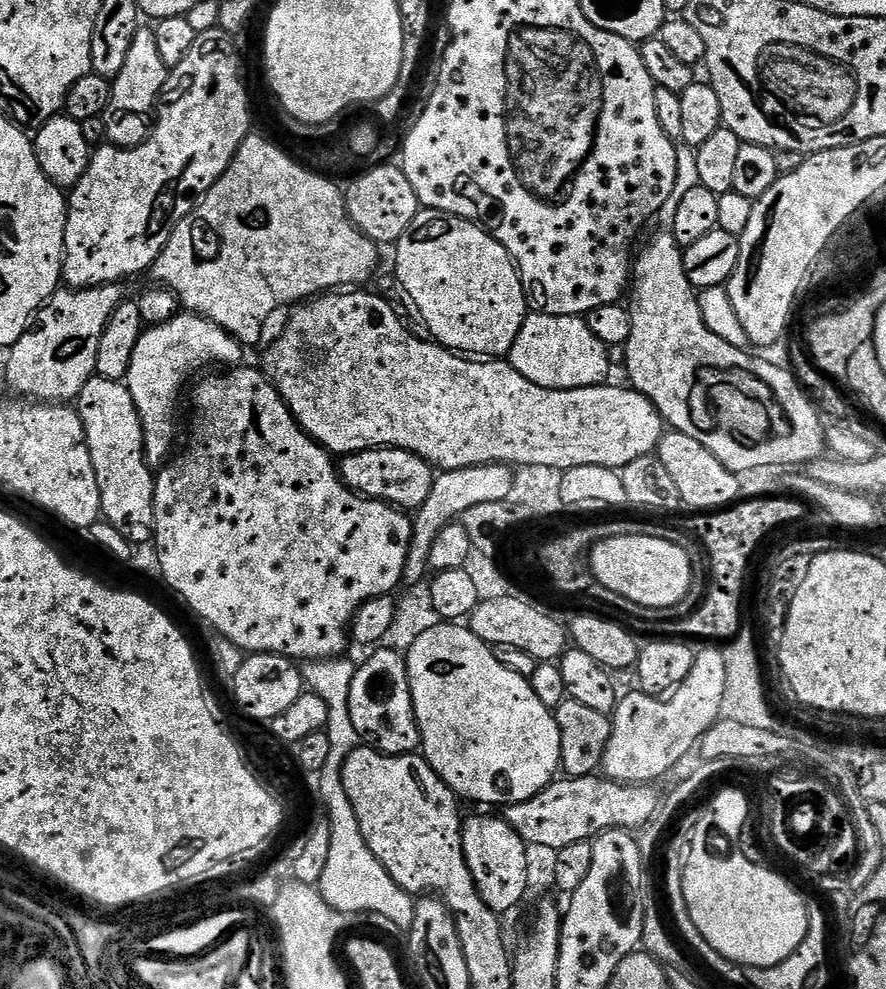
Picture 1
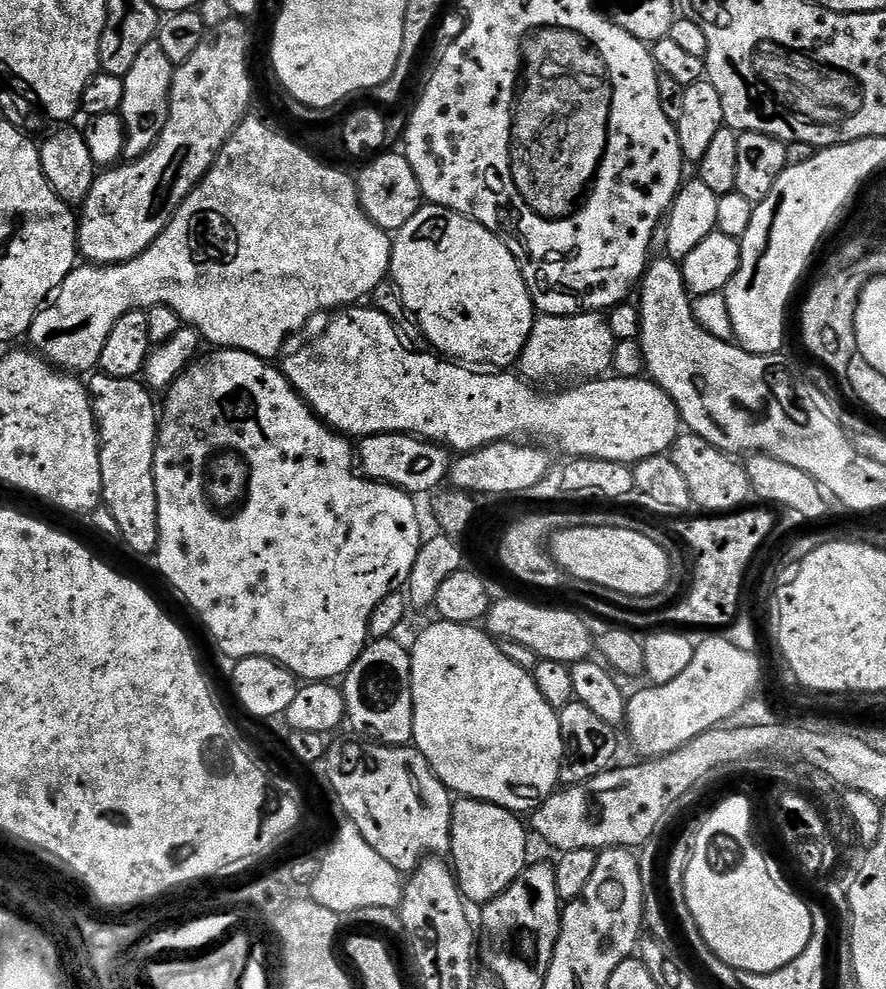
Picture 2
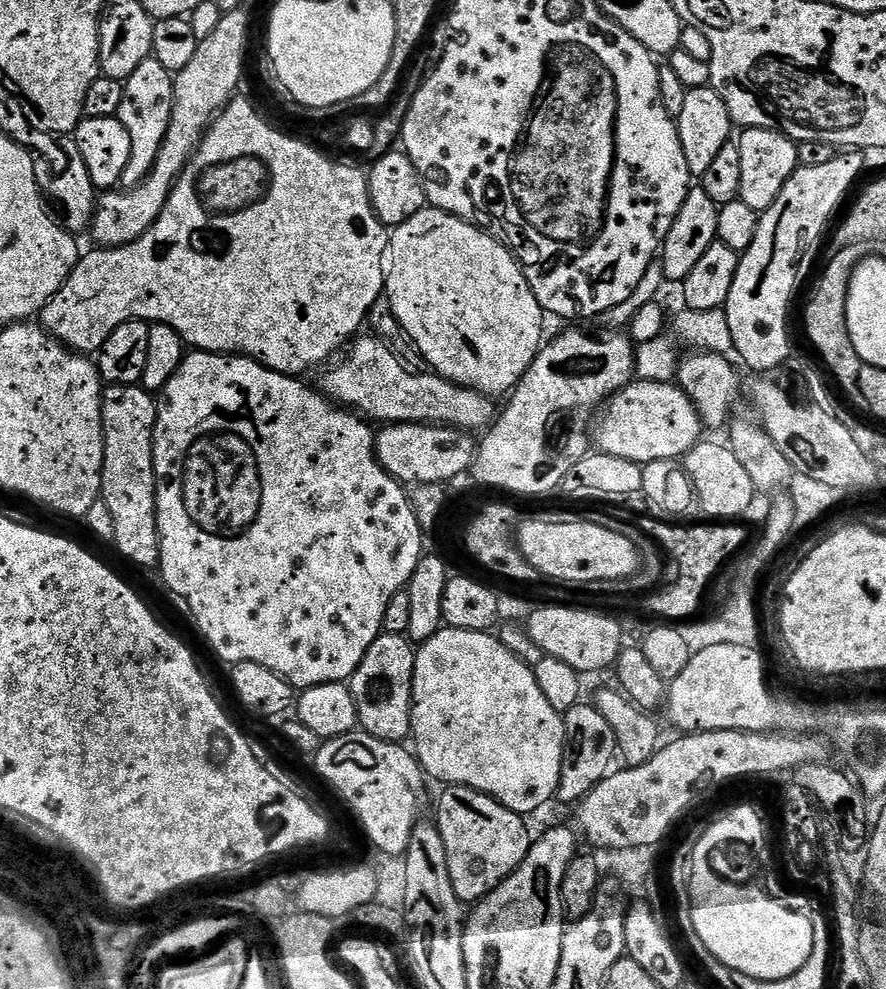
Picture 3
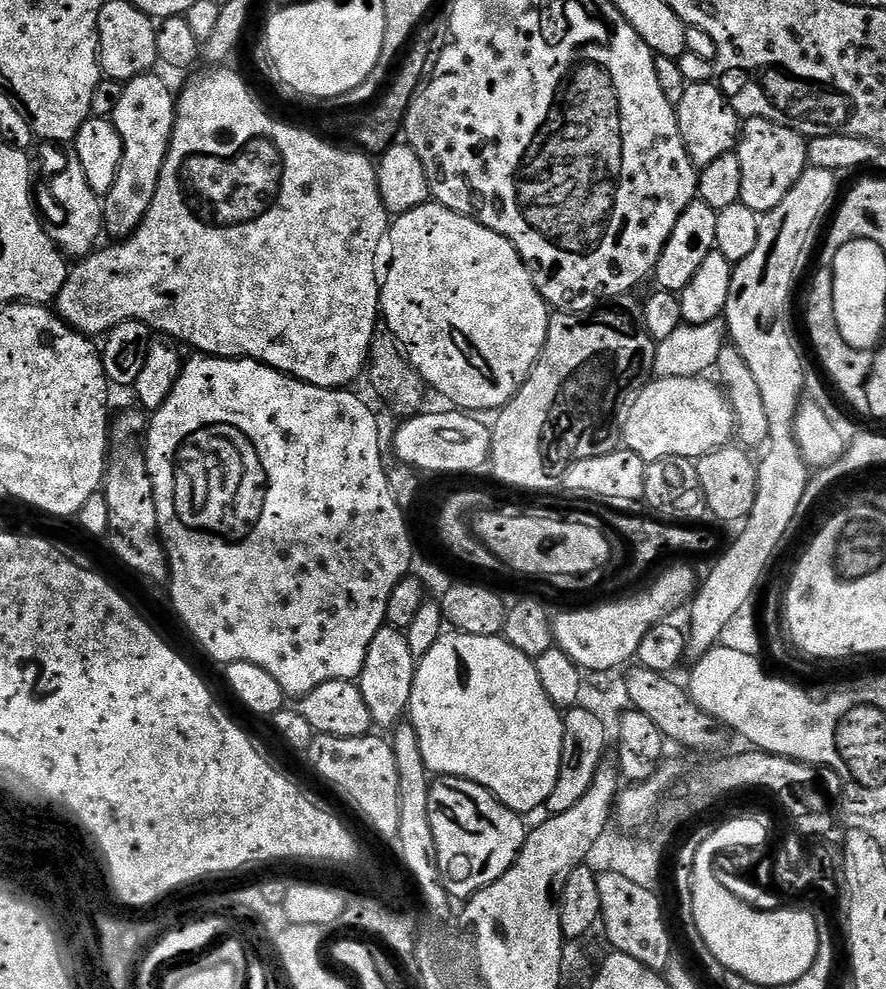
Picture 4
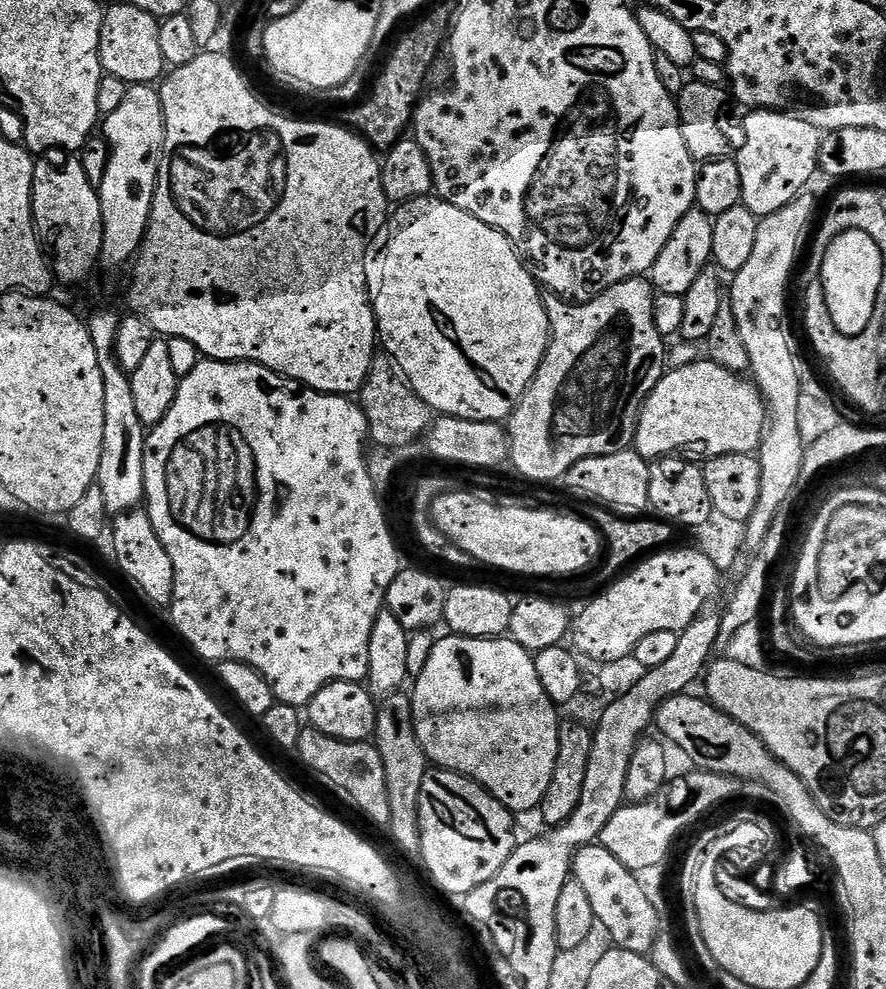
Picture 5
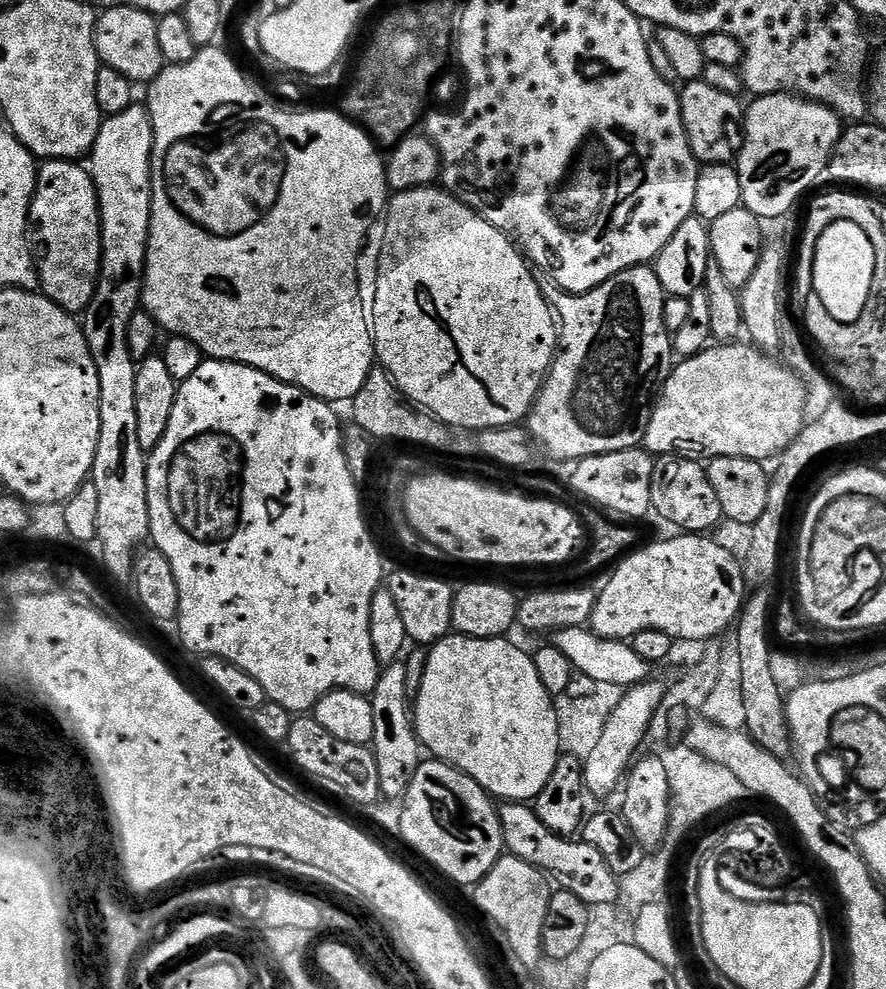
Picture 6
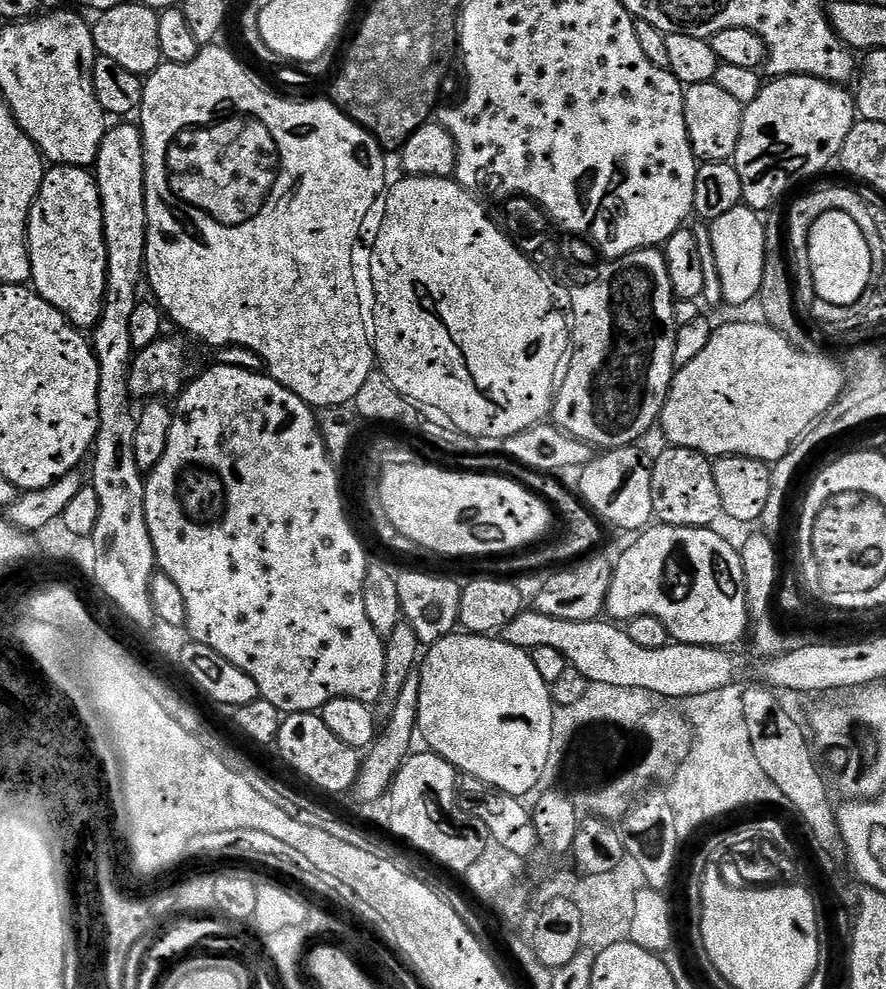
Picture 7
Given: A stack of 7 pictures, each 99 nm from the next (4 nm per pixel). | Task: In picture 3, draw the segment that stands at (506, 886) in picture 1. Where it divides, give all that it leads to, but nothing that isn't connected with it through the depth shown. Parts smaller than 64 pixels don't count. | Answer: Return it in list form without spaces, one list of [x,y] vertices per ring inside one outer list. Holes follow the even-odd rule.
[[[448,786],[443,791],[434,823],[446,846],[454,894],[472,906],[491,894],[524,861],[533,841],[527,837],[521,813],[511,812],[485,792],[463,786]]]

